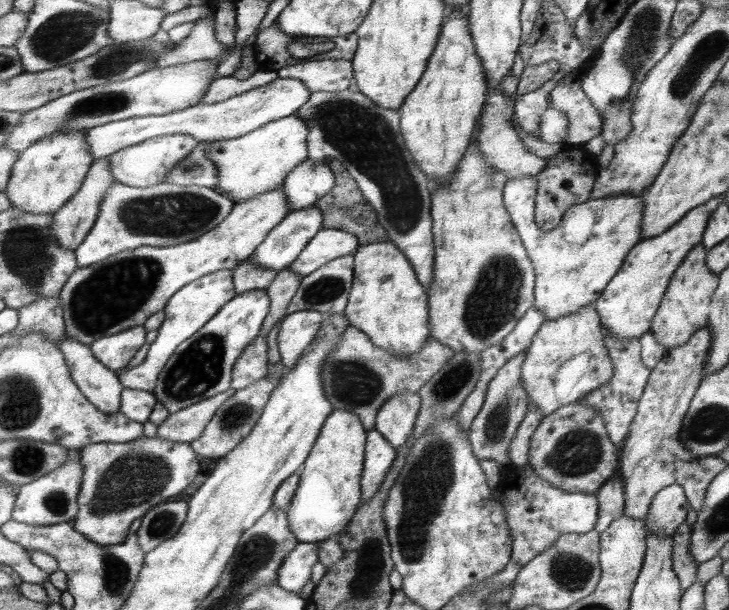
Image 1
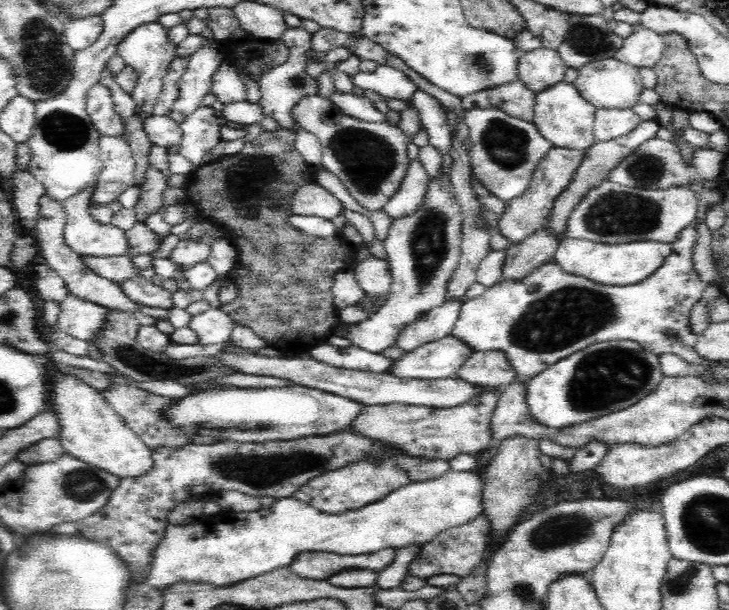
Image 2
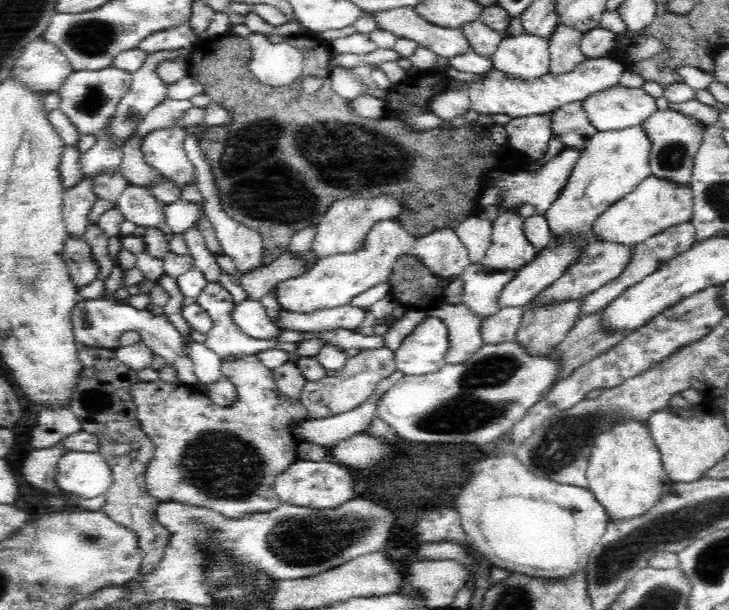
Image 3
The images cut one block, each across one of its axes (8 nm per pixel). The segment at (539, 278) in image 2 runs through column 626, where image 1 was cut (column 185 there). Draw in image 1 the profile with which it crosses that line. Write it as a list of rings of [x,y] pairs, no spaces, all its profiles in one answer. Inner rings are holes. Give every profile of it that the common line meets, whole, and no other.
[[[229,269],[205,275],[176,292],[164,308],[166,312],[165,320],[158,330],[156,339],[150,344],[147,358],[139,366],[119,372],[122,385],[126,388],[148,390],[153,393],[158,378],[160,378],[160,372],[168,364],[173,354],[176,353],[177,347],[195,333],[199,333],[201,328],[237,295],[236,286],[234,285],[234,272]]]

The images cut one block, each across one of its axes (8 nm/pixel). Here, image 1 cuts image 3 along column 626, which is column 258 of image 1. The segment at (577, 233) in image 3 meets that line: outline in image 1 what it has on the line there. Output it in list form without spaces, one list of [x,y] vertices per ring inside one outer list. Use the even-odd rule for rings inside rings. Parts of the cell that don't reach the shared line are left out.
[[[295,114],[270,122],[268,125],[263,125],[252,133],[247,133],[239,138],[207,141],[207,156],[215,162],[219,173],[217,187],[221,187],[226,192],[225,196],[229,197],[235,204],[248,201],[249,198],[281,187],[289,173],[292,173],[303,162],[309,160],[308,134],[308,122],[305,122],[304,118],[299,118]]]

